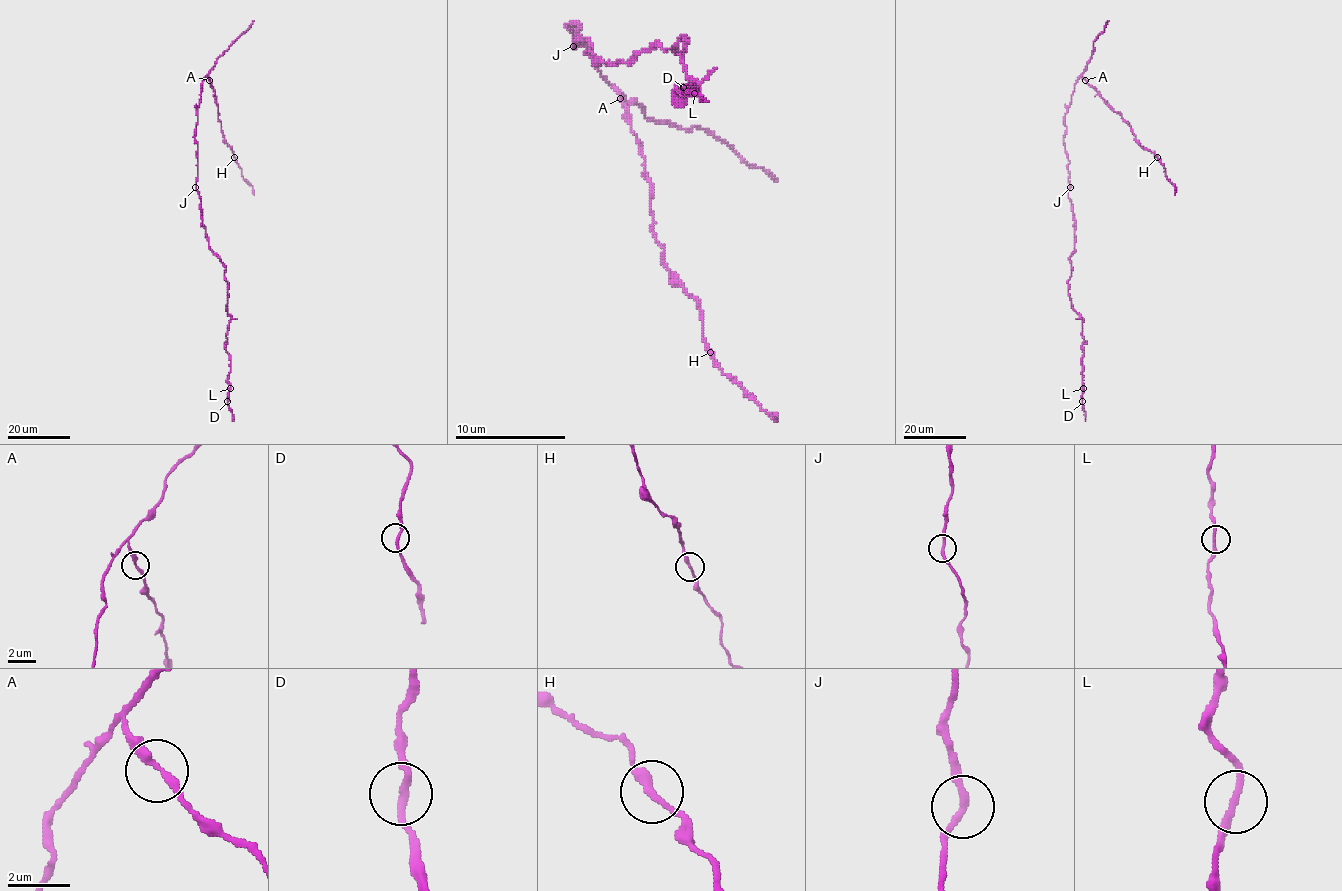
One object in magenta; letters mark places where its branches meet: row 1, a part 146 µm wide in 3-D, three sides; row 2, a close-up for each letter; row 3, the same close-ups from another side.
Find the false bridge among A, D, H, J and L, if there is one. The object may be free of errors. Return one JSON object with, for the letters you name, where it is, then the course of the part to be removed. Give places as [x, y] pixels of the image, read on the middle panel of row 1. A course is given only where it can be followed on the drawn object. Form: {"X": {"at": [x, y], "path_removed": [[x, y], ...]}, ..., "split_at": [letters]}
{"split_at": []}

